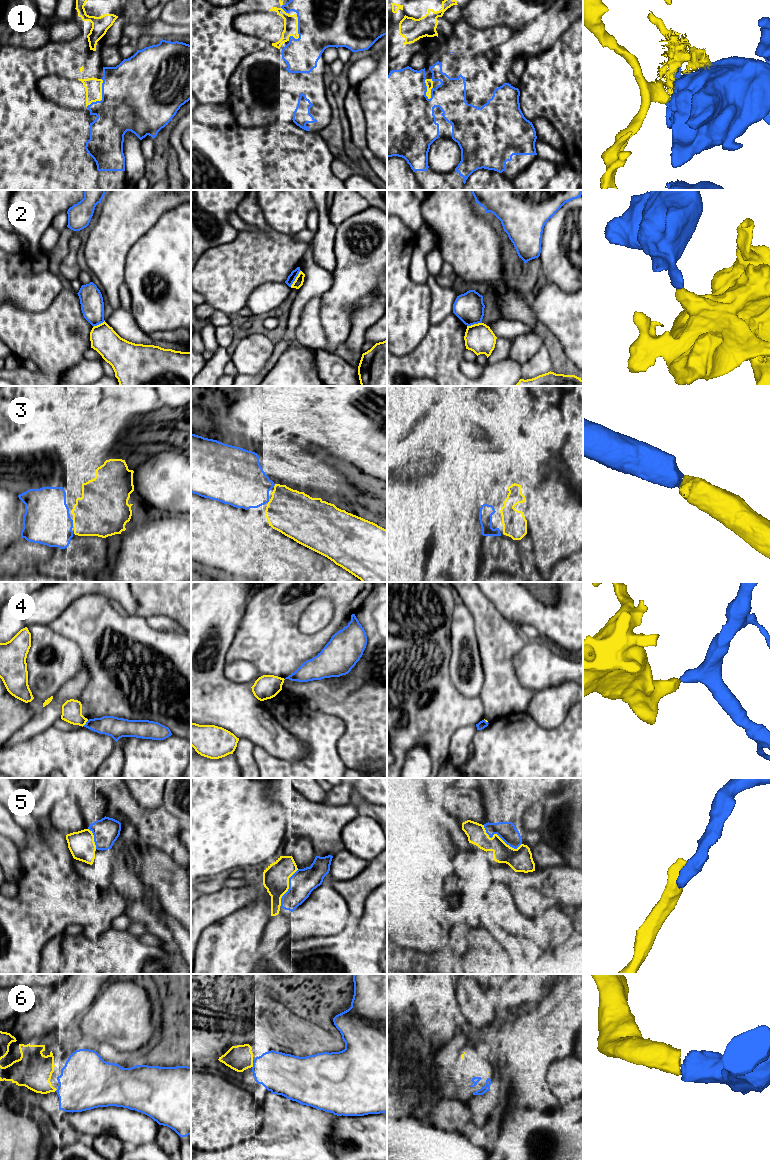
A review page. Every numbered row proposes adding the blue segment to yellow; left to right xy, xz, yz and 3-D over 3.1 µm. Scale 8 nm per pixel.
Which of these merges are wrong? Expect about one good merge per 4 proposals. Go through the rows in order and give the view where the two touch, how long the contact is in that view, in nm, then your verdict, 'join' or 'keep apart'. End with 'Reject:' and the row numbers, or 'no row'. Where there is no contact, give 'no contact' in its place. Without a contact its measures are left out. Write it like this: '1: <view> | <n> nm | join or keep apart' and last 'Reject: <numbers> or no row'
1: xy | 260 nm | keep apart
2: xz | 160 nm | keep apart
3: xy | 30 nm | join
4: xy | 60 nm | keep apart
5: yz | 340 nm | join
6: xz | 50 nm | join
Reject: 1, 2, 4

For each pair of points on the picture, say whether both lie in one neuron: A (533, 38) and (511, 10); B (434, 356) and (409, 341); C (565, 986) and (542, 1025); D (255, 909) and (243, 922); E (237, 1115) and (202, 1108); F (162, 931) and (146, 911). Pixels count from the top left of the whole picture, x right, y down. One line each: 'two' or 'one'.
A: two
B: two
C: one
D: one
E: one
F: one

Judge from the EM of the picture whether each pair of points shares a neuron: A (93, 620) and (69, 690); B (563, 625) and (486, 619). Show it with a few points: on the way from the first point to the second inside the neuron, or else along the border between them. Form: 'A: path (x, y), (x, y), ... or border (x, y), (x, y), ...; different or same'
A: border (82, 660), (89, 674), (88, 683); different
B: border (493, 604), (506, 619), (517, 627); different

